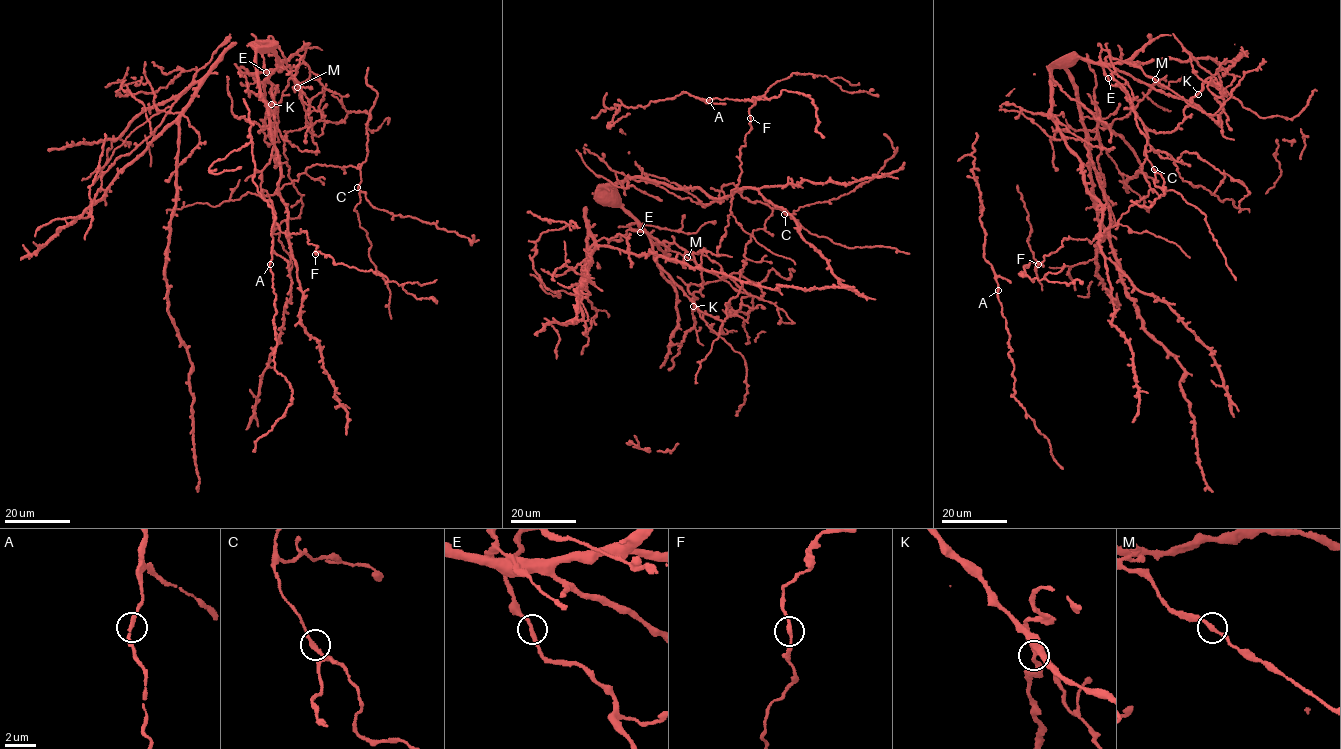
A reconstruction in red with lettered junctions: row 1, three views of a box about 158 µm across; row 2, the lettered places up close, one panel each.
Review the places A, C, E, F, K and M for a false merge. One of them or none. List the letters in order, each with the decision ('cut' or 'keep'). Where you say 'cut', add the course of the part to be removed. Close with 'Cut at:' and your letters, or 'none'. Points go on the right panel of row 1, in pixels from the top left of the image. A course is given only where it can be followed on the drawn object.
A: keep
C: keep
E: keep
F: keep
K: keep
M: keep
Cut at: none

